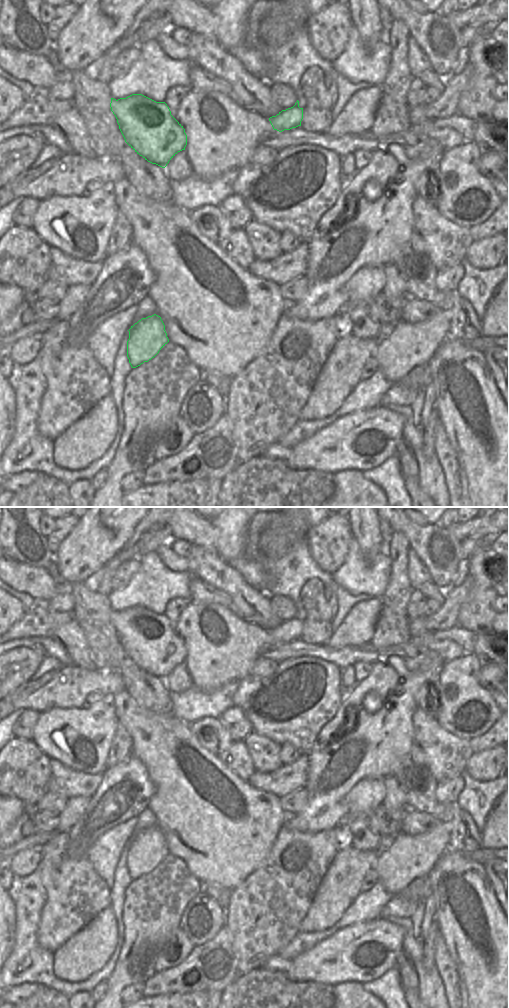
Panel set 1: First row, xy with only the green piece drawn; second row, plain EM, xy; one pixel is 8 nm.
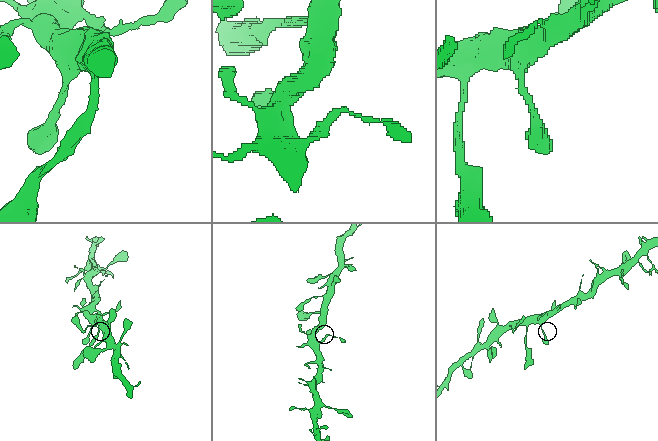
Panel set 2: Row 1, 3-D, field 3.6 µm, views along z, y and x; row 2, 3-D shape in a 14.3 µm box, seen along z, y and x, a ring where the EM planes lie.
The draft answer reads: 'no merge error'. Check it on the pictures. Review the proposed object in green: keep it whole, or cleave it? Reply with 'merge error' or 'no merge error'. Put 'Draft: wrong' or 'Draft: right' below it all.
no merge error
Draft: right

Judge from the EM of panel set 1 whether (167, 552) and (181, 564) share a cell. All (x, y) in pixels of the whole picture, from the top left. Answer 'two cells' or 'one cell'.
one cell

